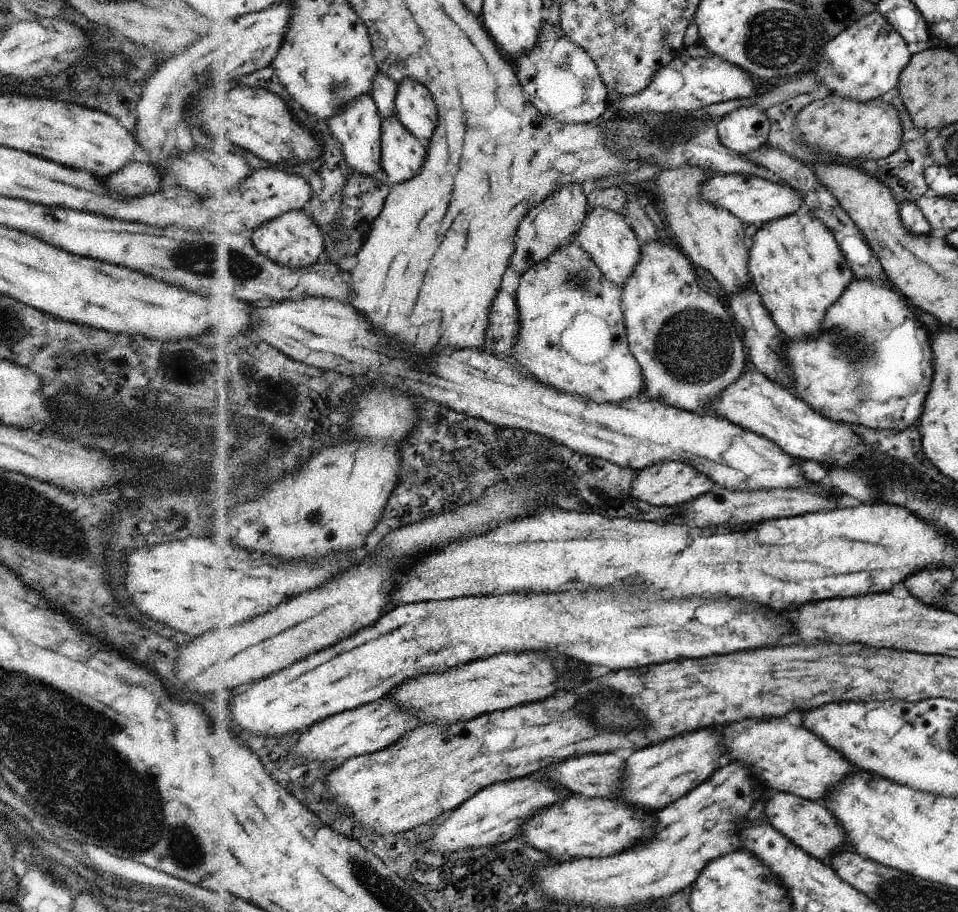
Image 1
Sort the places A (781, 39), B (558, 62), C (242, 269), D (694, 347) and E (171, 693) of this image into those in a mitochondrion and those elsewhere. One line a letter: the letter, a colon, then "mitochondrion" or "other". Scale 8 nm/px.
A: mitochondrion
B: mitochondrion
C: mitochondrion
D: mitochondrion
E: other

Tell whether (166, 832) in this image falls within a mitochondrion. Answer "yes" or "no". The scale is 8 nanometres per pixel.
yes

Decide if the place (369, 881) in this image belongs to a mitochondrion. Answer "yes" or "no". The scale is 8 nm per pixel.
yes

